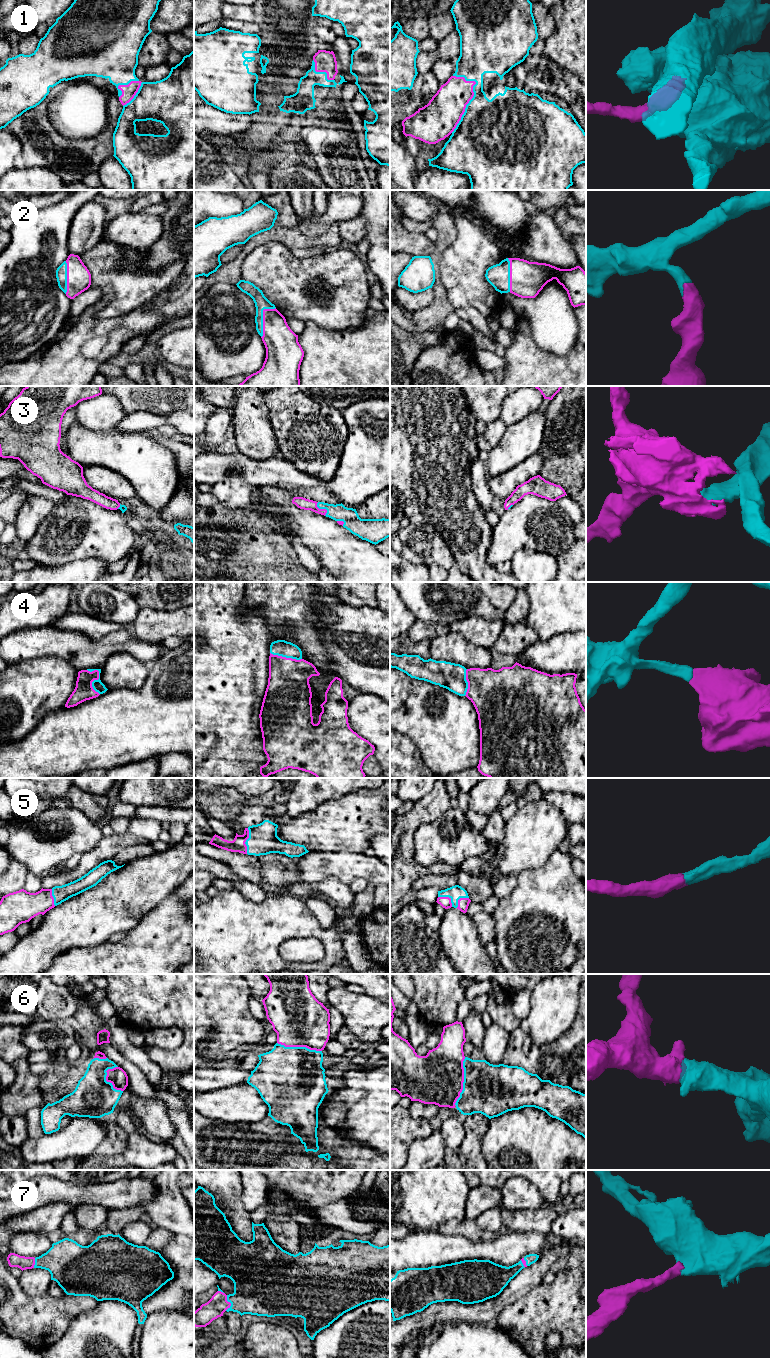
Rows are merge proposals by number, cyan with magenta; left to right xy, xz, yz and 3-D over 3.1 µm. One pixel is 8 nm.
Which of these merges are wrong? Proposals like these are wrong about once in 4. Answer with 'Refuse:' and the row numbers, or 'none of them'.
Refuse: none of them

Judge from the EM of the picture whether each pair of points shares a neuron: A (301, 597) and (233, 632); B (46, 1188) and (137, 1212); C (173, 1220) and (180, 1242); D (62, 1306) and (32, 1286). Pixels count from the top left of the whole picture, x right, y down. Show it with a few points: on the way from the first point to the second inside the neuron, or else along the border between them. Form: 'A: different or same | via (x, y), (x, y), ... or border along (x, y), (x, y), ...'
A: different | border along (244, 603), (258, 608), (265, 618), (270, 639)
B: different | border along (139, 1205), (111, 1208), (109, 1210)
C: different | border along (173, 1233), (181, 1233), (183, 1235)
D: different | border along (21, 1288), (31, 1296), (43, 1296), (48, 1293)

